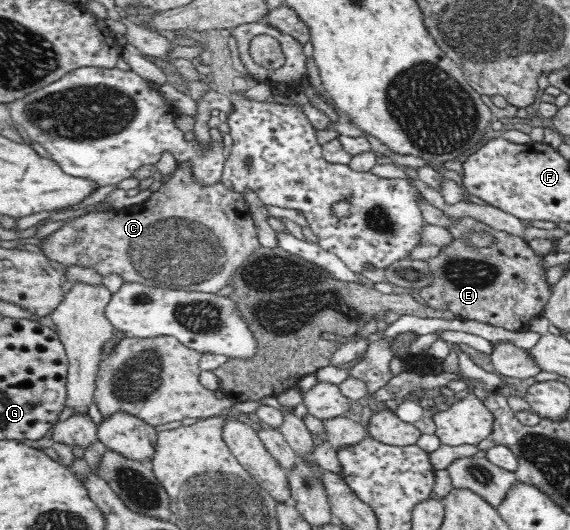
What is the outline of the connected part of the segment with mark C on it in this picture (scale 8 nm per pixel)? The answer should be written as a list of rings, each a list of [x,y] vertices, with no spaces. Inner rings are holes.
[[[181,164],[168,178],[157,191],[147,195],[147,198],[142,204],[132,205],[124,207],[118,210],[109,210],[105,212],[89,212],[83,214],[78,218],[69,220],[63,227],[49,235],[49,237],[42,244],[44,254],[47,258],[57,261],[60,264],[65,265],[85,265],[85,267],[92,267],[95,271],[101,273],[101,275],[109,275],[109,273],[119,273],[123,277],[124,281],[130,281],[131,283],[137,282],[143,285],[151,287],[163,287],[163,288],[178,288],[181,290],[195,290],[203,293],[214,294],[219,289],[223,289],[231,277],[231,273],[235,273],[245,260],[248,259],[251,253],[257,251],[261,247],[259,240],[257,240],[257,234],[255,234],[255,228],[253,227],[253,218],[249,212],[248,207],[245,205],[245,199],[243,194],[238,194],[223,186],[222,182],[210,185],[202,186],[197,184],[193,180],[193,172],[191,172],[191,166],[189,164]]]

